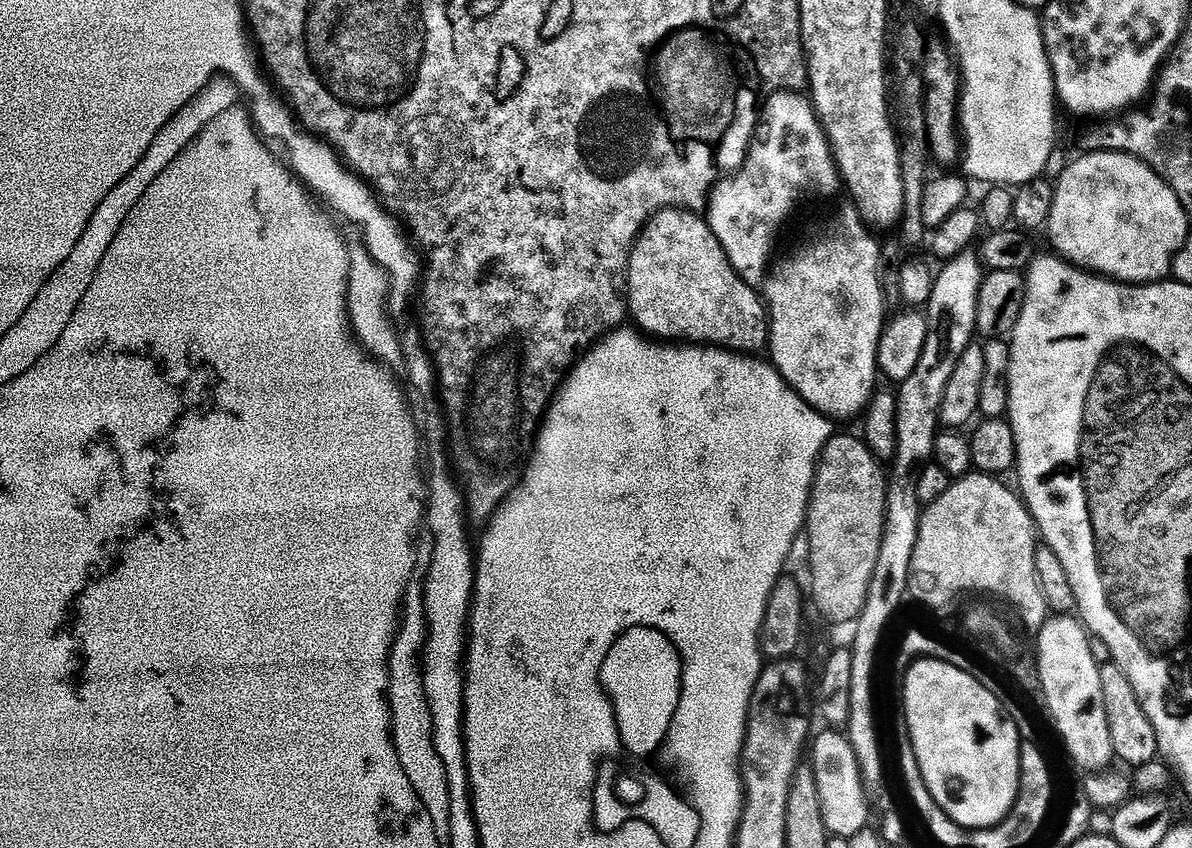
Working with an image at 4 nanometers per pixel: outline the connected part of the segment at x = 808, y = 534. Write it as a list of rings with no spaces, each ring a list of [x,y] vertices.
[[[836,434],[828,440],[826,446],[820,452],[820,457],[816,463],[816,474],[815,478],[812,480],[811,494],[808,500],[808,510],[805,516],[804,538],[807,538],[808,540],[812,600],[817,610],[828,620],[827,623],[829,625],[857,619],[858,615],[860,615],[862,611],[863,605],[865,604],[865,600],[867,600],[867,592],[871,582],[871,574],[874,572],[878,552],[880,550],[885,518],[887,477],[885,471],[881,470],[878,462],[879,459],[869,450],[863,439],[860,439],[857,435],[854,437],[840,436],[840,434]]]

